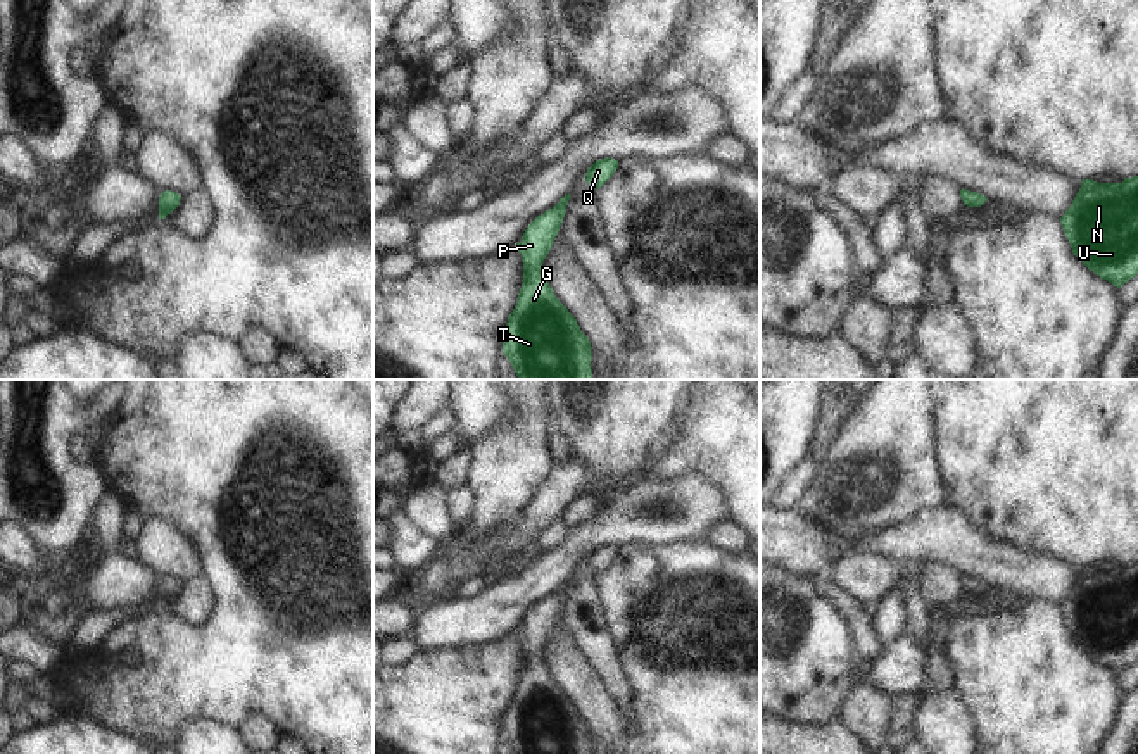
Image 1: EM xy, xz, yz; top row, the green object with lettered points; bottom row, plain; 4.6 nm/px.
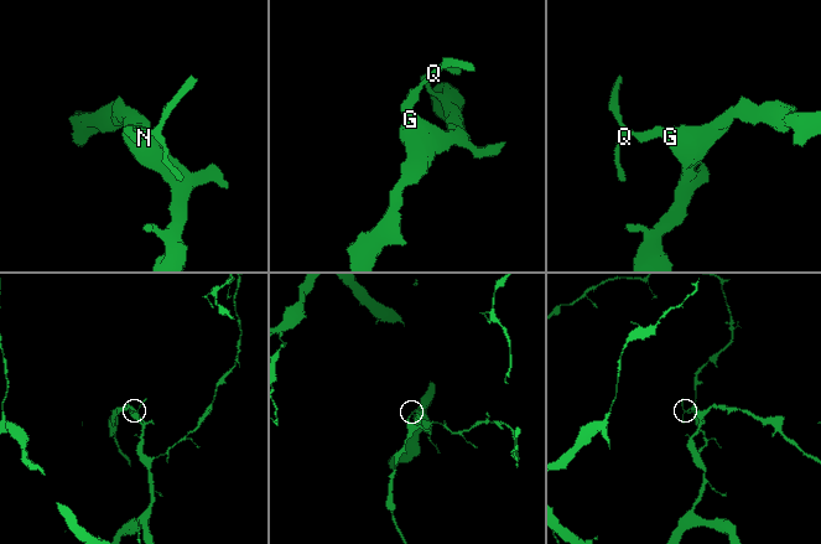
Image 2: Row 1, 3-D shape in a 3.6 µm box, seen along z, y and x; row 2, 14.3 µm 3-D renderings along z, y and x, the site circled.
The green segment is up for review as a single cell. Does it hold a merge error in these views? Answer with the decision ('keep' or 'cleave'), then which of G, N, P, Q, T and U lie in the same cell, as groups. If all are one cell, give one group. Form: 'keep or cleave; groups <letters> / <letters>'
keep; groups G N P Q T U

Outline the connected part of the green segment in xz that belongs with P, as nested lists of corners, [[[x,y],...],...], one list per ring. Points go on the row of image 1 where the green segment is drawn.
[[[570,193],[537,216],[516,243],[523,261],[523,283],[503,330],[503,354],[518,380],[592,380],[591,342],[541,271],[568,200]]]

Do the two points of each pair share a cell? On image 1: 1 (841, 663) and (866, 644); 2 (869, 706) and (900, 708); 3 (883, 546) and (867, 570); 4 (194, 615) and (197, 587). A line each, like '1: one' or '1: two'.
1: two
2: two
3: two
4: one

